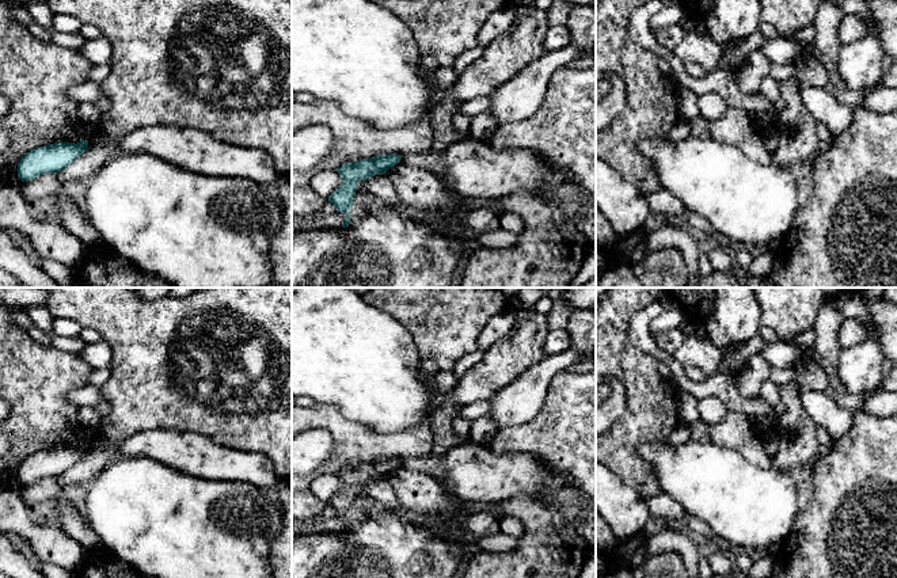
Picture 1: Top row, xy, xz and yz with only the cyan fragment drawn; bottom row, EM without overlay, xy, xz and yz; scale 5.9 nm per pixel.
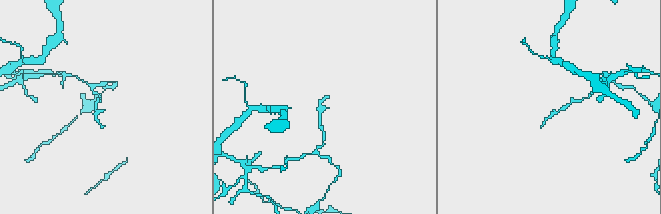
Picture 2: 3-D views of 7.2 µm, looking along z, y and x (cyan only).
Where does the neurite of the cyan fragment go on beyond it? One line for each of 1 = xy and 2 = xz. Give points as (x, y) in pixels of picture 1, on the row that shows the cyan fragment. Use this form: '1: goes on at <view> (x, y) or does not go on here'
1: does not go on here
2: does not go on here

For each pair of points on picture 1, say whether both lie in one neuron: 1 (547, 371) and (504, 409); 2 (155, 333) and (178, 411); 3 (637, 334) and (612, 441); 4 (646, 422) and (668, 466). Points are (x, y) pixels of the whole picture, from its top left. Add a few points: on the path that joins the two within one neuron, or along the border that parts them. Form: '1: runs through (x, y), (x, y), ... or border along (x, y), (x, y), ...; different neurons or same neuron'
1: runs through (538, 381), (514, 403); same neuron
2: runs through (163, 352), (167, 381), (178, 392); same neuron
3: border along (631, 315), (628, 339), (658, 360); different neurons
4: border along (668, 441), (646, 441), (638, 448), (656, 474); different neurons

